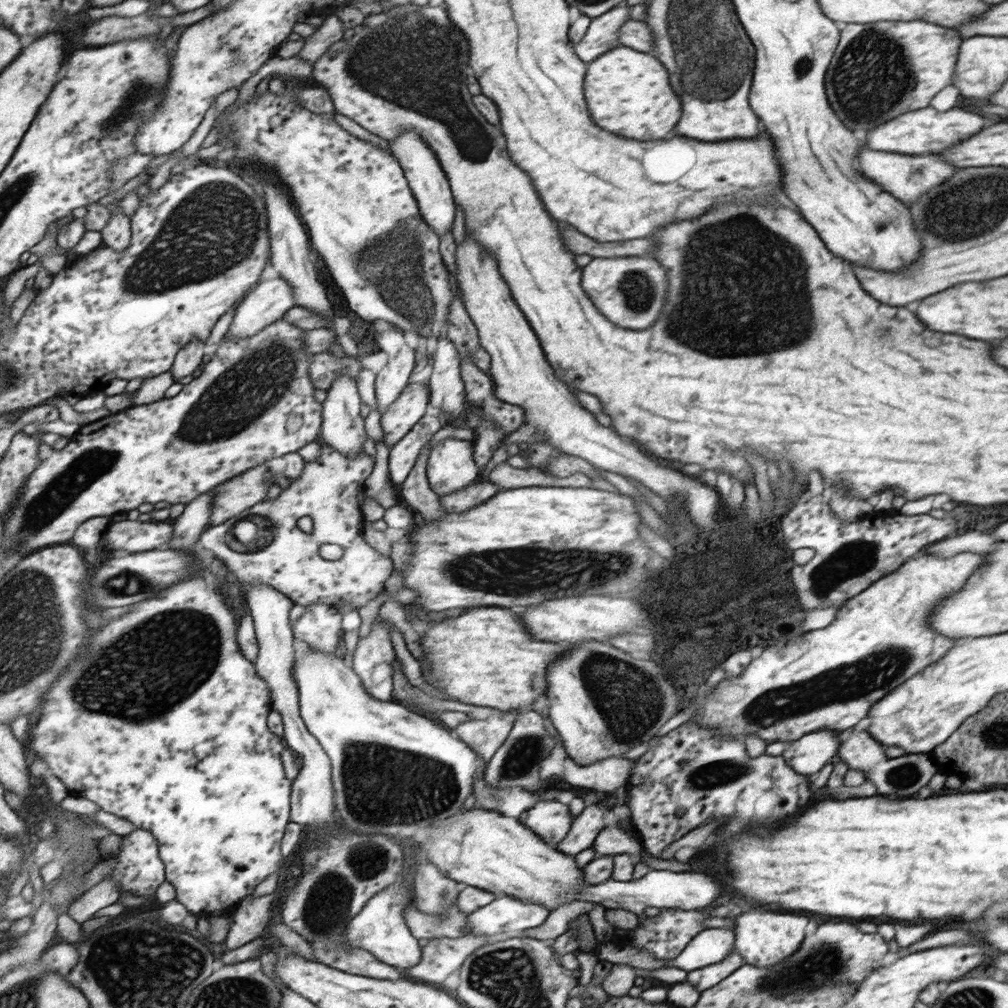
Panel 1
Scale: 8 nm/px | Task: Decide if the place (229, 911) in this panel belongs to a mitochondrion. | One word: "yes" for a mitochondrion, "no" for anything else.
no

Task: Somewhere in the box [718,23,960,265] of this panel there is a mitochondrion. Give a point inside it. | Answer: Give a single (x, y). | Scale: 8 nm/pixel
(874, 66)

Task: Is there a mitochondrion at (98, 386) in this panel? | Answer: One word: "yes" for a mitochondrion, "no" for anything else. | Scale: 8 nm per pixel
no

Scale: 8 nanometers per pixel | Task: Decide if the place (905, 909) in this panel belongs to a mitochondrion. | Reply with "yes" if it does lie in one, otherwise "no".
no

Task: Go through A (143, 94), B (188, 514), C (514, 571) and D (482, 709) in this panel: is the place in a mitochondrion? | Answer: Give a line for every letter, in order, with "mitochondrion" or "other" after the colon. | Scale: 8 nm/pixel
A: mitochondrion
B: other
C: mitochondrion
D: other

